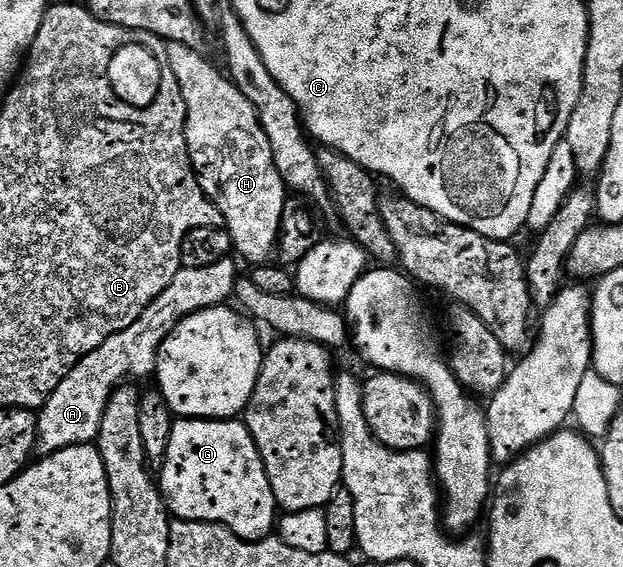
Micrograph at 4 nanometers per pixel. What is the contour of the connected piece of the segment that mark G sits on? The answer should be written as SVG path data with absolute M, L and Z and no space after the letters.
M175 419L169 437L167 456L161 464L163 476L157 482L163 492L168 512L175 519L187 519L191 523L219 523L234 535L254 541L268 538L277 527L277 508L269 477L265 473L263 458L249 433L246 422L233 419Z

